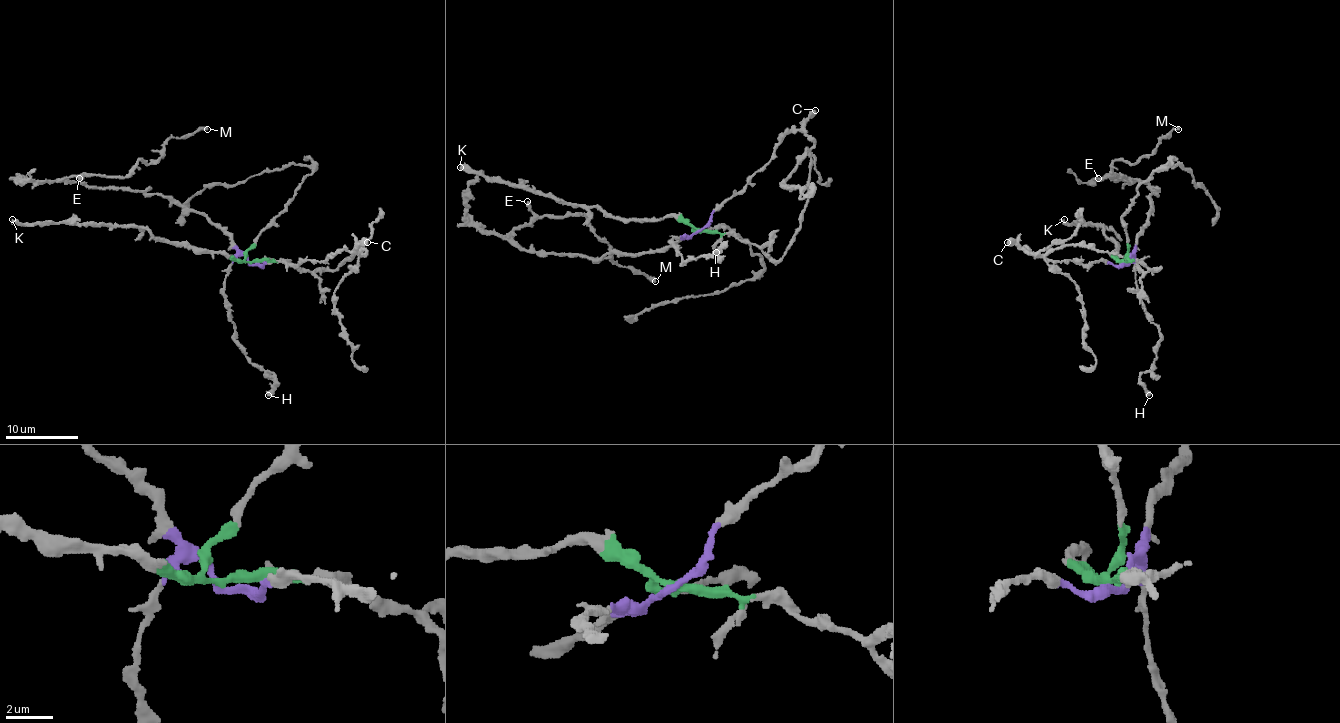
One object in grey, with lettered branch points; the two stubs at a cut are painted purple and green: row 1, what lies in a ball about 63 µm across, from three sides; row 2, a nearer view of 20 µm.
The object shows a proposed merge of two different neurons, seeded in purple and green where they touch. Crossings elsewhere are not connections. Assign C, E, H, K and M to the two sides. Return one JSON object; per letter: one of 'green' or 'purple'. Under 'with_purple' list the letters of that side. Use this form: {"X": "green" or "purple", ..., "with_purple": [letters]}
{"C": "purple", "E": "purple", "H": "purple", "K": "green", "M": "purple", "with_purple": ["C", "E", "H", "M"]}

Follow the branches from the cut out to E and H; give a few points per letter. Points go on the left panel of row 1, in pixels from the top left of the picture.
E: (251, 262), (200, 213), (155, 193), (88, 188), (66, 177), (82, 173), (78, 179)
H: (251, 262), (244, 255), (233, 262), (224, 302), (235, 342), (273, 375), (267, 395)

